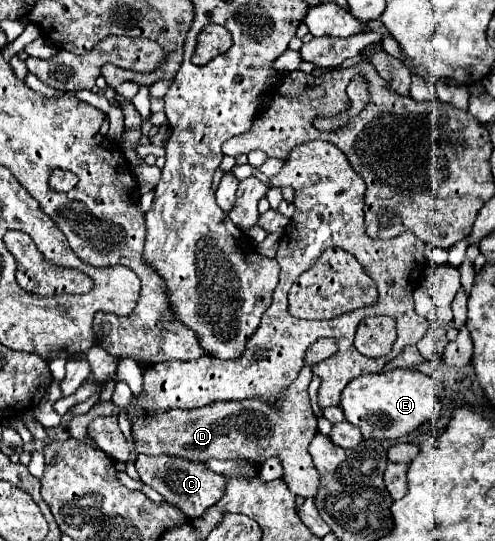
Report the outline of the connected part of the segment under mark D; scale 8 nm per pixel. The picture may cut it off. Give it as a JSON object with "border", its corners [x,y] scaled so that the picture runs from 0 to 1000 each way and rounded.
{"border":[[[648,625],[620,647],[616,675],[562,756],[529,749],[525,741],[436,741],[404,756],[339,756],[323,763],[287,763],[263,756],[267,811],[279,837],[291,841],[352,841],[372,852],[420,852],[420,848],[497,848],[533,856],[545,845],[562,845],[570,860],[570,889],[586,911],[626,922],[642,911],[646,874],[638,871],[622,823],[642,800],[642,782],[630,763],[622,712],[630,704],[630,677],[681,651],[679,630]]]}

